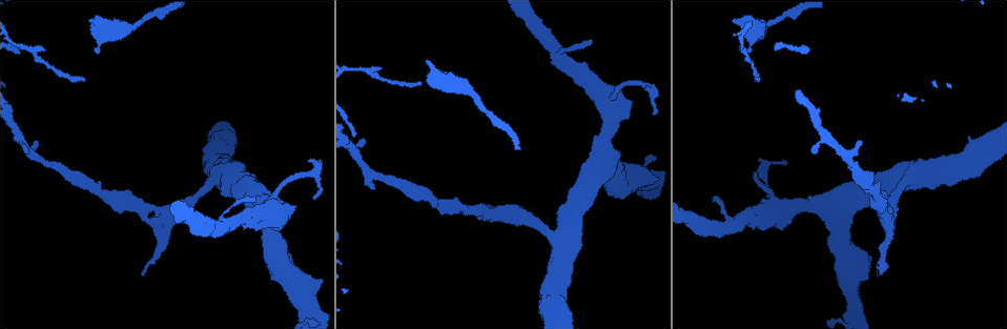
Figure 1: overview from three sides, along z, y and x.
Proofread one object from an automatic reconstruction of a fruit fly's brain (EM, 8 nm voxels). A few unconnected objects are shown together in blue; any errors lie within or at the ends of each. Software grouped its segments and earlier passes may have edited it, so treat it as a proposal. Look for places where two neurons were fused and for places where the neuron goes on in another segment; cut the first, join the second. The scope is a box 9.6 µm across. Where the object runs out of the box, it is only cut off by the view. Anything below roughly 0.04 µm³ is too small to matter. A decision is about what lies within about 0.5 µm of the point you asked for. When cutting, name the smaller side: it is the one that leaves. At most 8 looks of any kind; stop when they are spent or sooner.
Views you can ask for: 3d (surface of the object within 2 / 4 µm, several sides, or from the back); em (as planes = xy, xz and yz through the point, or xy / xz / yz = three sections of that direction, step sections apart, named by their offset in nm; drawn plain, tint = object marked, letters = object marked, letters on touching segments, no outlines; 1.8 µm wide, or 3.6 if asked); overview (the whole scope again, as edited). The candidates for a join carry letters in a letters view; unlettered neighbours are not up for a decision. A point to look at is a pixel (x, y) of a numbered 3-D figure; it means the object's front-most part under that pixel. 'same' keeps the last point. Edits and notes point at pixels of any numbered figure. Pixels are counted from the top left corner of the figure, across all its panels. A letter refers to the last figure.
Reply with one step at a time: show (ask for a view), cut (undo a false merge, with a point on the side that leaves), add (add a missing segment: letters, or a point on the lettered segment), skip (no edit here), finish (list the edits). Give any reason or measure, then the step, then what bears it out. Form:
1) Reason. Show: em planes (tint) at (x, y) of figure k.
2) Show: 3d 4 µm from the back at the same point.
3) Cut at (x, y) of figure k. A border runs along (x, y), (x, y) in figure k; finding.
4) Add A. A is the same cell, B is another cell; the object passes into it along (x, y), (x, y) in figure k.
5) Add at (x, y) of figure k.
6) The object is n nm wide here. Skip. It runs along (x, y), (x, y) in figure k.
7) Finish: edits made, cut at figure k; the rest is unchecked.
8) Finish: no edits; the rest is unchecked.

An open end. Show: em xz step 16 (tint) at (365, 140) of figure 1.

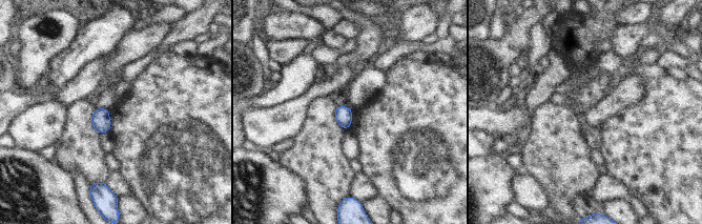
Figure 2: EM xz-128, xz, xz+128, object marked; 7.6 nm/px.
Another direction. Show: em planes (letters) at the same point.

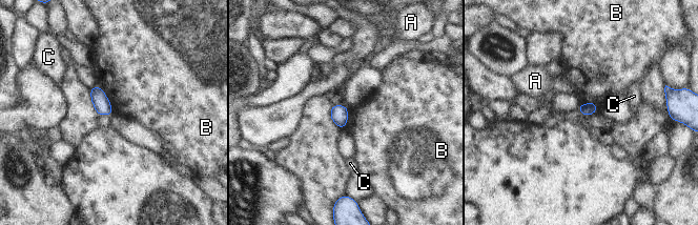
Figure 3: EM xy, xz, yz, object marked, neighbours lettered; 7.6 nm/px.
Skip. A, B and C are other cells; none of them fits.

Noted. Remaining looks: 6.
Branch stops here. Show: em planes (letters) at (749, 53) of figure 1.

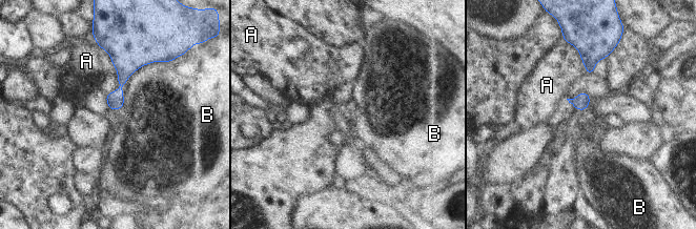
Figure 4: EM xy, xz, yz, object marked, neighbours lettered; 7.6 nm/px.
Skip. A and B are other cells; a border runs along (165, 62), (140, 66), (122, 95) in figure 4; none of them fits.

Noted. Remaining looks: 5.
Thick turns thin. Show: 3d 2 µm at (310, 317) of figure 1.

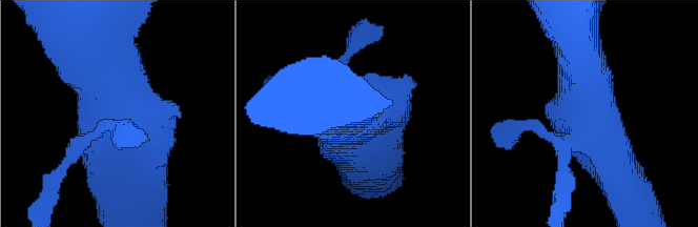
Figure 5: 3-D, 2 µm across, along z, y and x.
Now the EM. Show: em 3.6 µm yz step 4 (tint) at (112, 109) of figure 5.

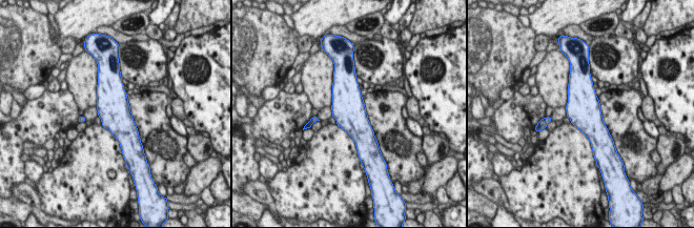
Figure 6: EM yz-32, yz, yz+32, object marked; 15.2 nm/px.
Show: em 3.6 µm planes (letters) at the same point.

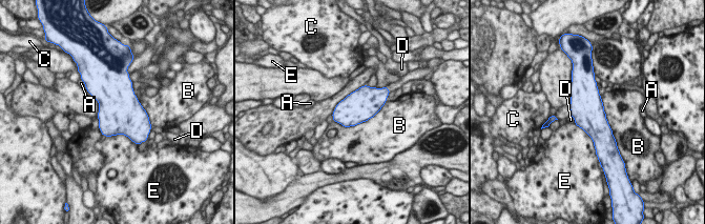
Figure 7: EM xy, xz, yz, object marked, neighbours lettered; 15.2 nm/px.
The object is 480 nm wide here. Skip. A, B, C, D and E are other cells; a border runs along (569, 116), (575, 122) in figure 7; one neuron here.

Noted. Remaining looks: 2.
Finish: no edits; the rest is unchecked.

